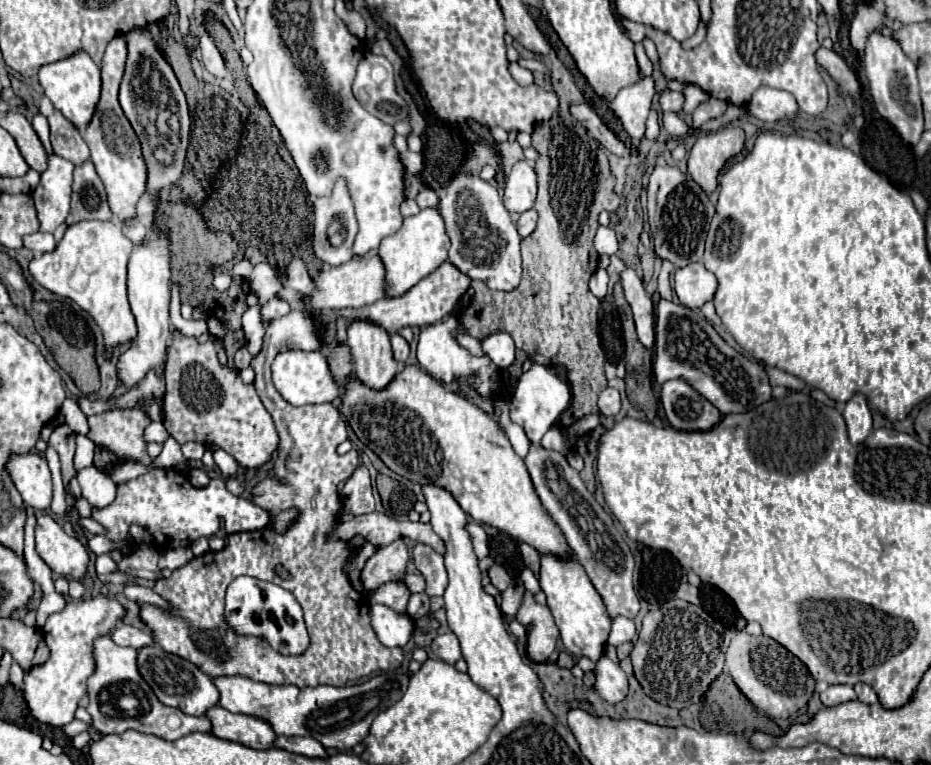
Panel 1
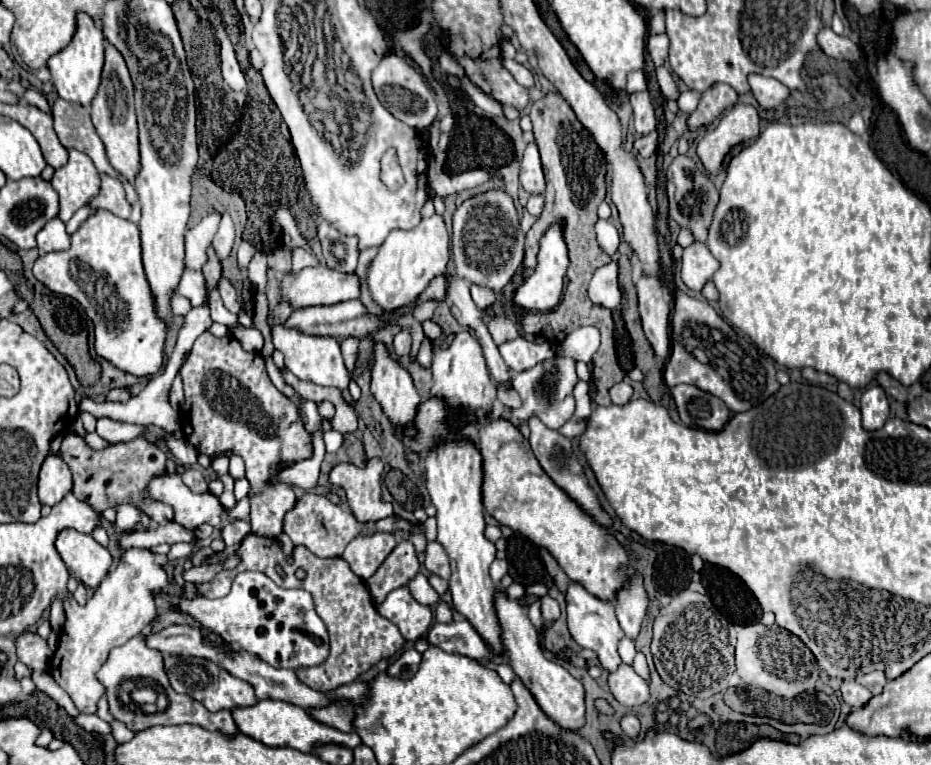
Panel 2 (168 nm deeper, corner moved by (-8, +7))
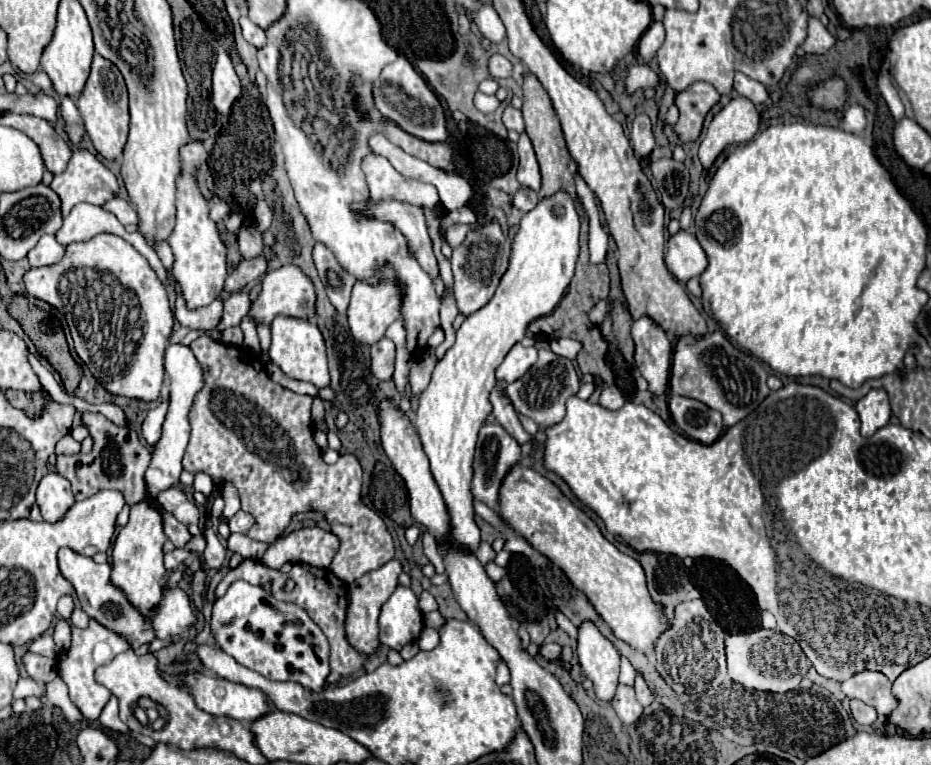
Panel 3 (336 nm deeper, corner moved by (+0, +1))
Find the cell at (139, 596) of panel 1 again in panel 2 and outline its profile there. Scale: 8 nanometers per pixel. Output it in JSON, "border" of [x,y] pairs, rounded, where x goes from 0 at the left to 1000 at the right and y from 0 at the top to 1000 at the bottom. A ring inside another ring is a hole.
{"border":[[[273,746],[256,749],[249,765],[249,773],[238,783],[221,783],[221,780],[200,783],[200,780],[187,780],[187,778],[178,778],[178,783],[185,791],[193,791],[195,799],[206,804],[211,812],[215,812],[221,822],[226,822],[241,838],[258,843],[260,848],[264,848],[266,854],[273,854],[275,859],[279,859],[292,872],[305,872],[305,875],[337,872],[337,869],[346,869],[354,854],[352,827],[346,809],[337,799],[337,786],[333,775],[329,775],[327,770],[303,770],[284,749],[273,749]]]}

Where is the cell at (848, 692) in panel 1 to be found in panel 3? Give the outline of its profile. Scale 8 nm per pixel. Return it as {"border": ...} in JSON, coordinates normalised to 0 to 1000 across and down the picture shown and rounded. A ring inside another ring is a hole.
{"border":[[[915,914],[913,916],[913,929],[915,929],[915,937],[924,945],[924,948],[937,948],[941,942],[941,929],[939,924],[922,916],[922,914]]]}

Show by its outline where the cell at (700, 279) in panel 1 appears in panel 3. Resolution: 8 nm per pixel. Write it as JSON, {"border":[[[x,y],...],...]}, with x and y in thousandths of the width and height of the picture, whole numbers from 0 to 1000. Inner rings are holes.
{"border":[[[730,302],[715,318],[715,349],[730,370],[739,370],[758,354],[760,336],[743,305]]]}

